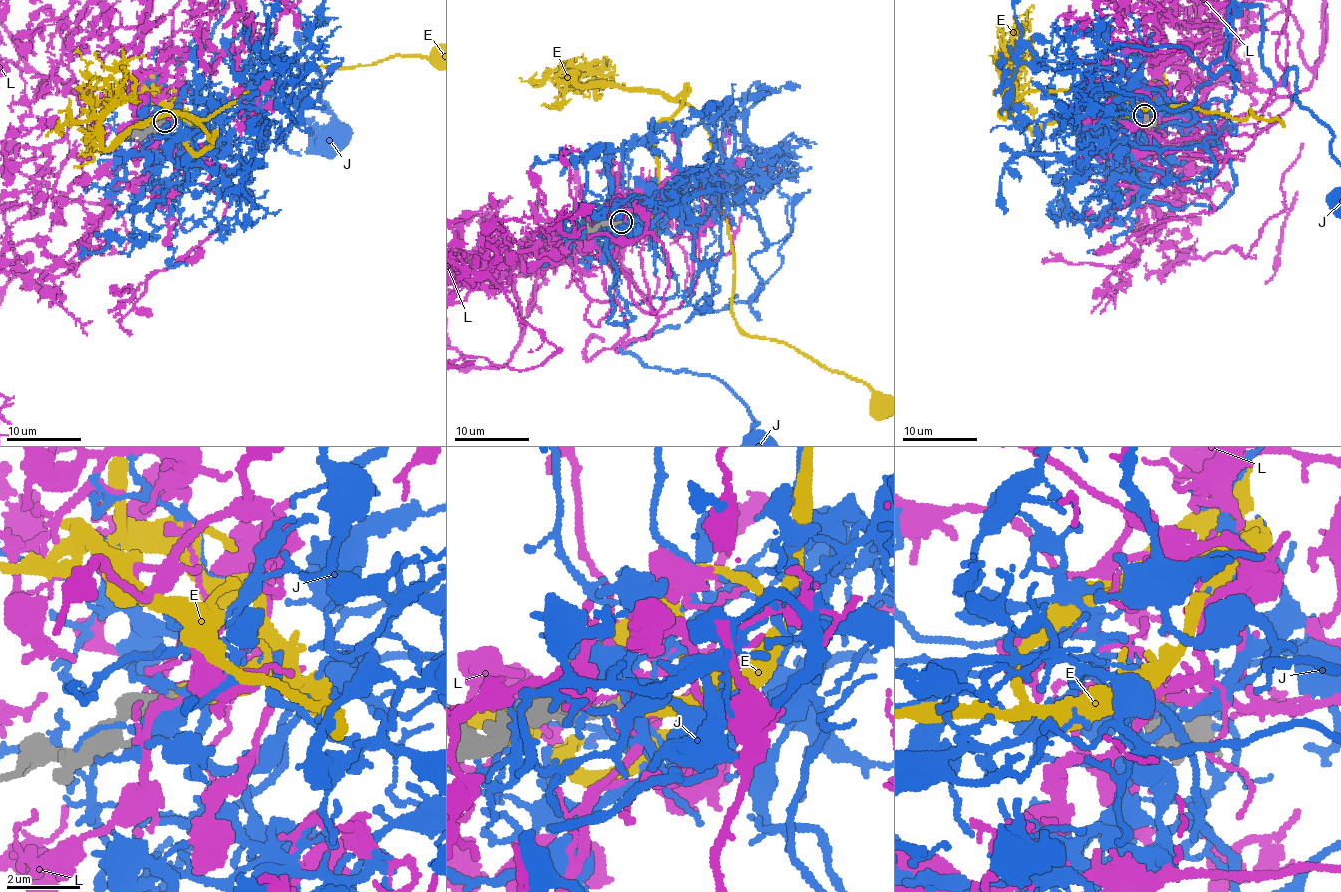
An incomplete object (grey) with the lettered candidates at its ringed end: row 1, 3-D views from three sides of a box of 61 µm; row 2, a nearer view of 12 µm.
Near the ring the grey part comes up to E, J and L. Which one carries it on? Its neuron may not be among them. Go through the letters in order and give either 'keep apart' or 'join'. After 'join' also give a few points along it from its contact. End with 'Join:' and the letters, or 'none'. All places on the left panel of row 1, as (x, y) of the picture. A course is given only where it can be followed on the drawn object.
E: join; course (163, 121), (193, 122), (200, 153), (200, 122), (251, 89), (268, 96), (319, 66), (443, 60)
J: keep apart
L: keep apart
Join: E

